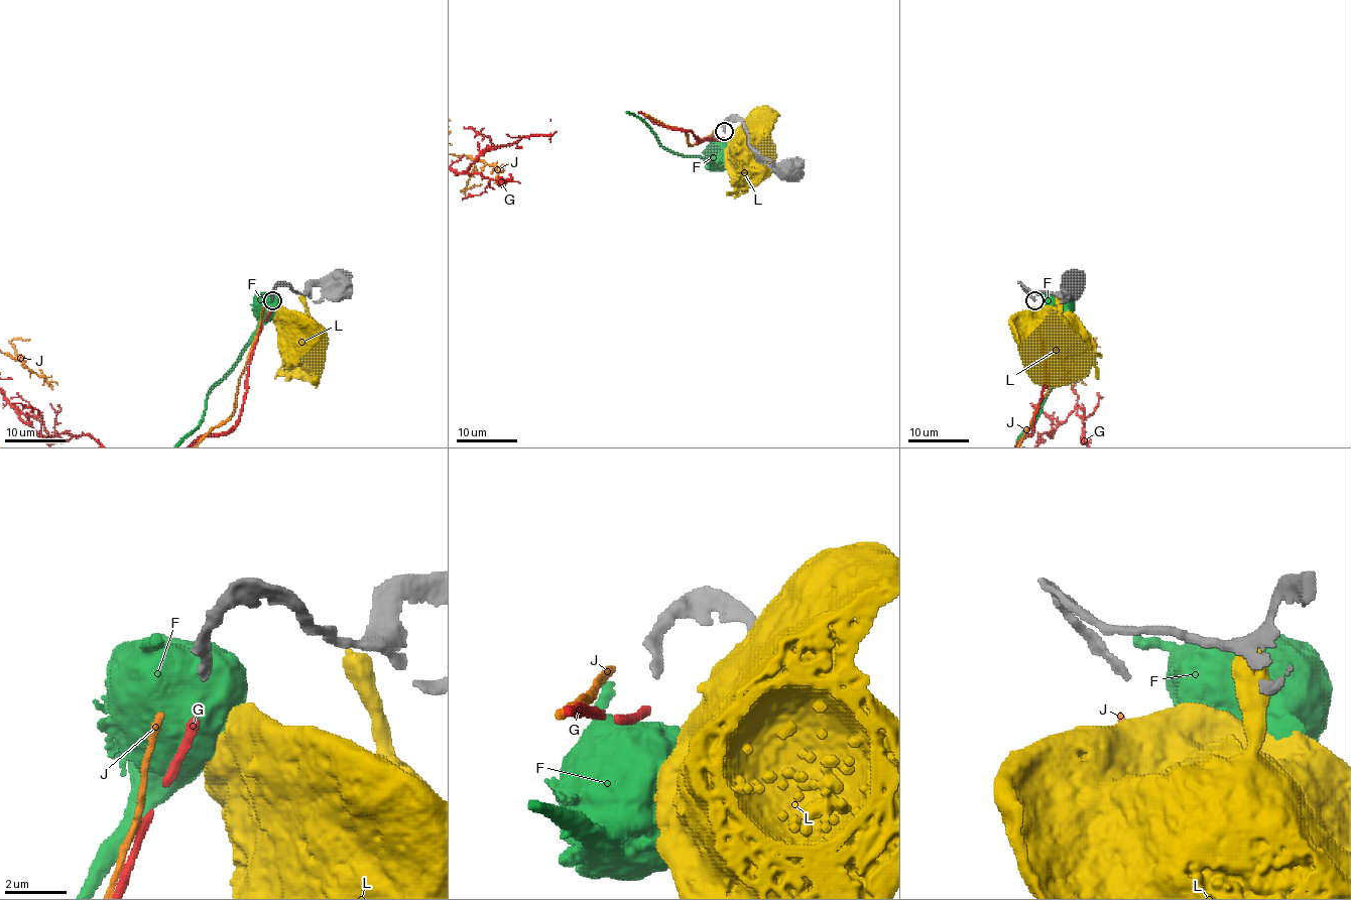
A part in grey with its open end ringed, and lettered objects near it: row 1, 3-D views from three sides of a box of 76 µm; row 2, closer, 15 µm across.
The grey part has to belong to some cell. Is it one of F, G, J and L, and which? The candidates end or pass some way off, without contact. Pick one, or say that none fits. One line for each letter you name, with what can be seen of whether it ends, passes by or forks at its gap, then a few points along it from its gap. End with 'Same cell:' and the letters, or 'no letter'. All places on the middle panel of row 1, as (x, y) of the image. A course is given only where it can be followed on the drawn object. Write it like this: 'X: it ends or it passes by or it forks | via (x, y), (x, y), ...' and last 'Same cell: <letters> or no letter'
G: it ends
Same cell: G

